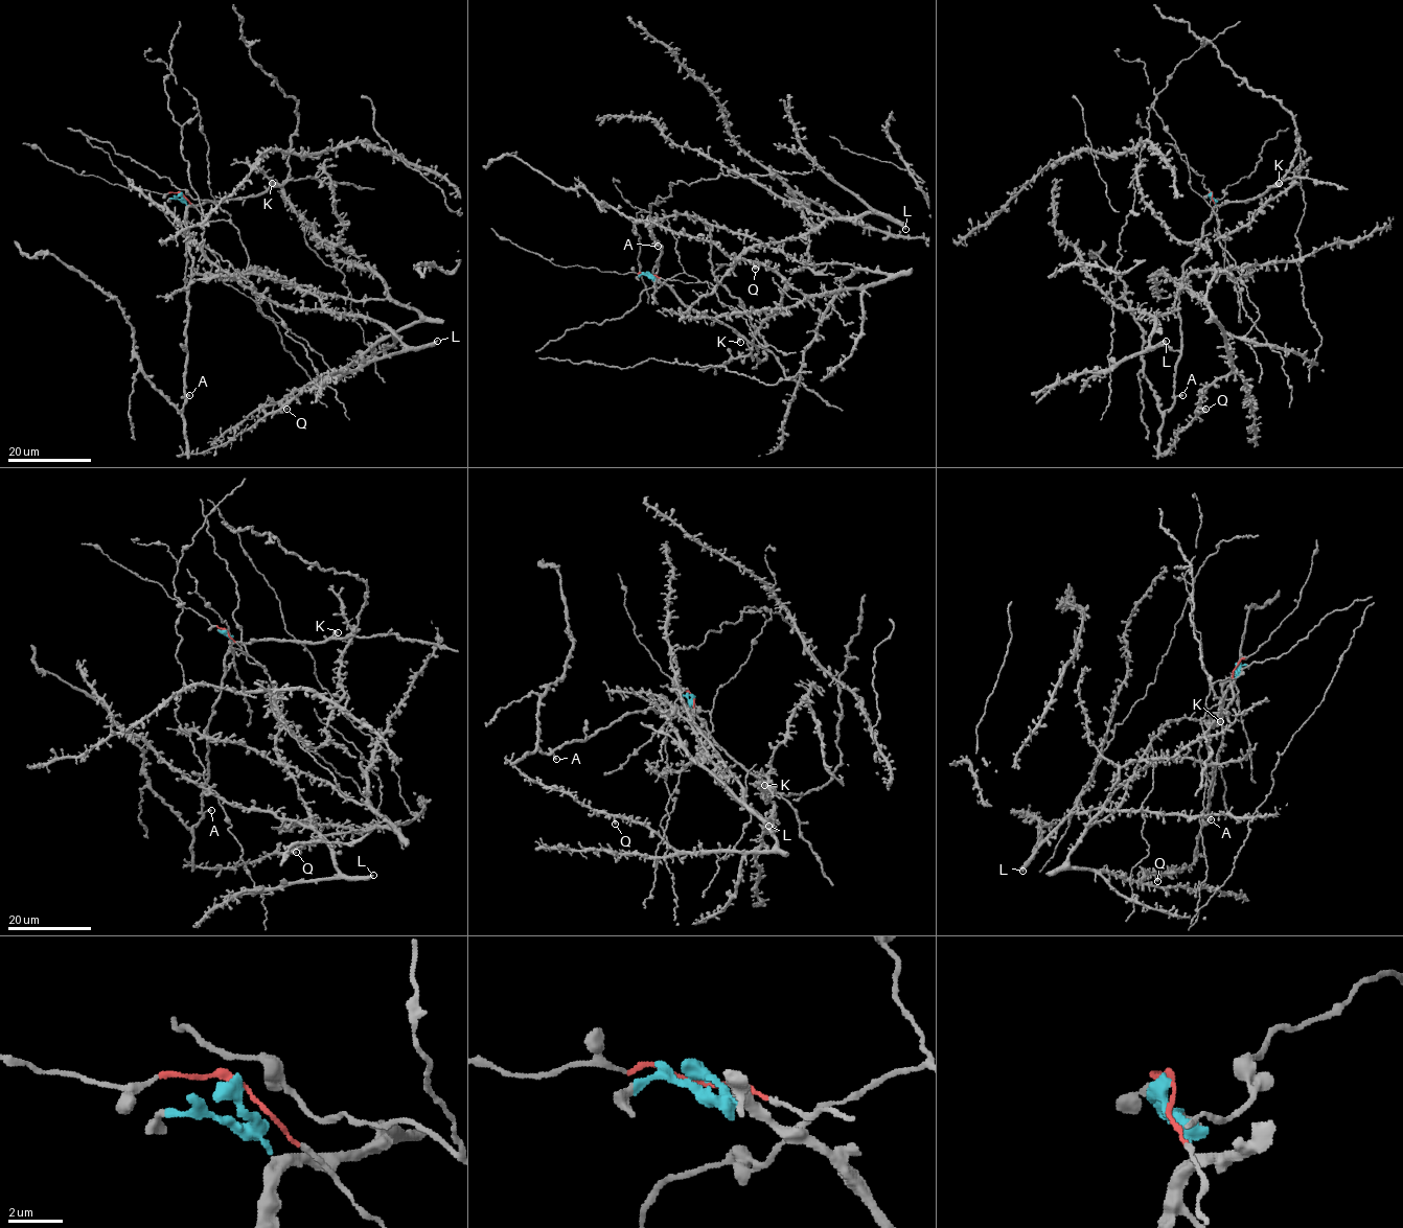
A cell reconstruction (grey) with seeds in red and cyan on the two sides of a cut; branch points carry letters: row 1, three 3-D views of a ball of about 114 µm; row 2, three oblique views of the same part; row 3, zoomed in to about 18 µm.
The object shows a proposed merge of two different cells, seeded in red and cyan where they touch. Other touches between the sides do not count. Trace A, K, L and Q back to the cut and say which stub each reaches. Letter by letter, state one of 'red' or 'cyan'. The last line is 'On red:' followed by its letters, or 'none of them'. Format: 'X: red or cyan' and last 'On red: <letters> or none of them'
A: cyan
K: cyan
L: red
Q: red
On red: L, Q

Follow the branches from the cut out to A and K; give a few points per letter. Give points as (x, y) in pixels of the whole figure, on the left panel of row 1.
A: (181, 193), (186, 204), (185, 223), (192, 264), (187, 298), (189, 316), (184, 378), (184, 395), (189, 395)
K: (181, 193), (187, 205), (200, 205), (260, 194), (271, 183)

